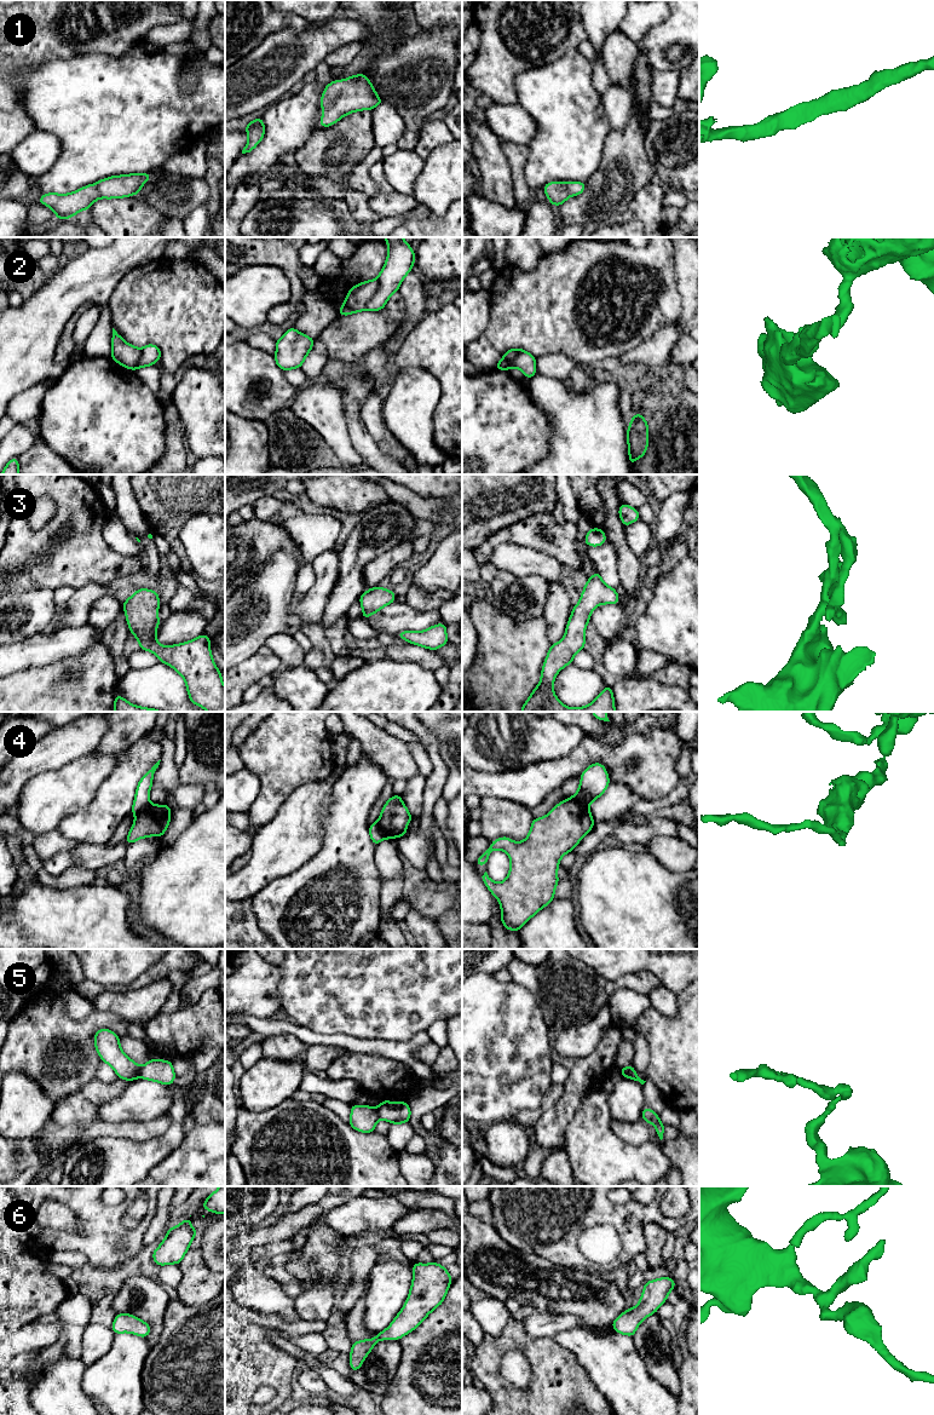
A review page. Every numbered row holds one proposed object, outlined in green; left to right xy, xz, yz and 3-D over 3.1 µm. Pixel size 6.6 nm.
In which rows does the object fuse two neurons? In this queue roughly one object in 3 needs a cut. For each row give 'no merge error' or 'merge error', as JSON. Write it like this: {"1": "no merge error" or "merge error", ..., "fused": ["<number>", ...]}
{"1": "no merge error", "2": "merge error", "3": "no merge error", "4": "merge error", "5": "merge error", "6": "no merge error", "fused": ["2", "4", "5"]}

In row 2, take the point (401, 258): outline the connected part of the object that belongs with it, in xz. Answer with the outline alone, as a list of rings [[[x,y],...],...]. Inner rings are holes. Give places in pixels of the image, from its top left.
[[[385,237],[385,242],[388,246],[388,254],[376,278],[380,286],[367,304],[369,311],[380,311],[385,307],[390,297],[399,289],[402,281],[415,264],[415,252],[403,237]]]

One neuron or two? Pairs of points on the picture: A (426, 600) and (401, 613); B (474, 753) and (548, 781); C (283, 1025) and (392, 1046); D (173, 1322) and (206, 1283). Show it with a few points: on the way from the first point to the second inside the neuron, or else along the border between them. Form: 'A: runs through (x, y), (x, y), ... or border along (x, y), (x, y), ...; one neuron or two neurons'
A: border along (404, 602), (416, 609), (438, 610); two neurons
B: border along (477, 769), (485, 771), (506, 770); two neurons
C: runs through (310, 1037), (341, 1040), (365, 1046); one neuron
D: border along (178, 1298), (186, 1304), (203, 1304), (212, 1299); two neurons

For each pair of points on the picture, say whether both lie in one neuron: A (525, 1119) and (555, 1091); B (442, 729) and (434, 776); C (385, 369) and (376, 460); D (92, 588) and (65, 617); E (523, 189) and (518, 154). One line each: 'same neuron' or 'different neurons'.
A: same neuron
B: different neurons
C: same neuron
D: same neuron
E: same neuron

